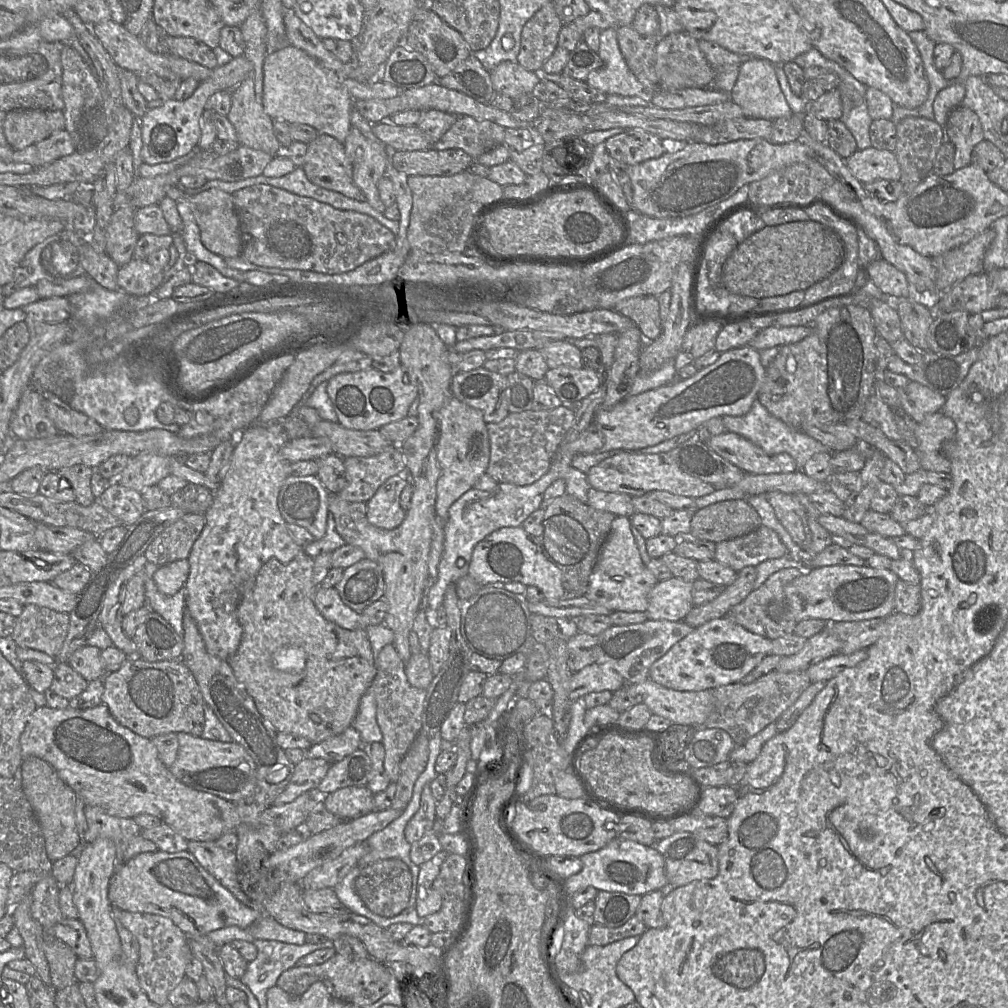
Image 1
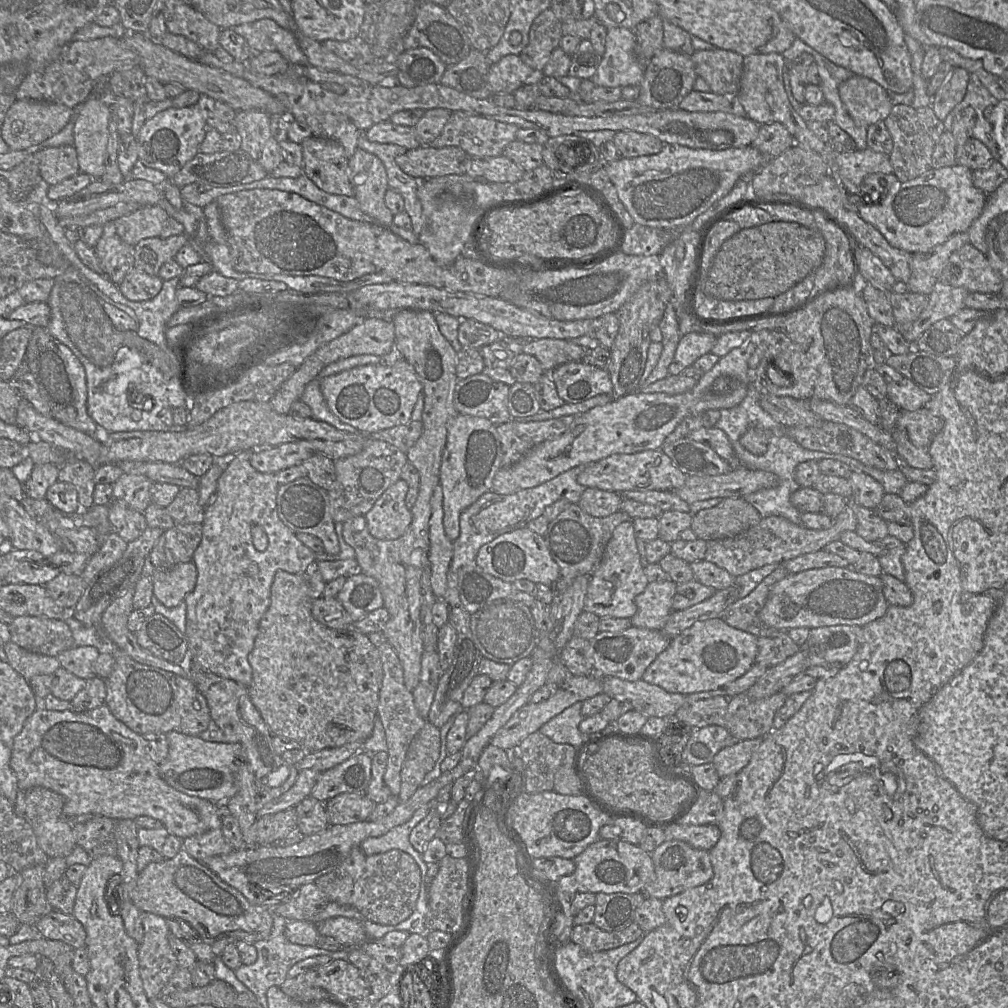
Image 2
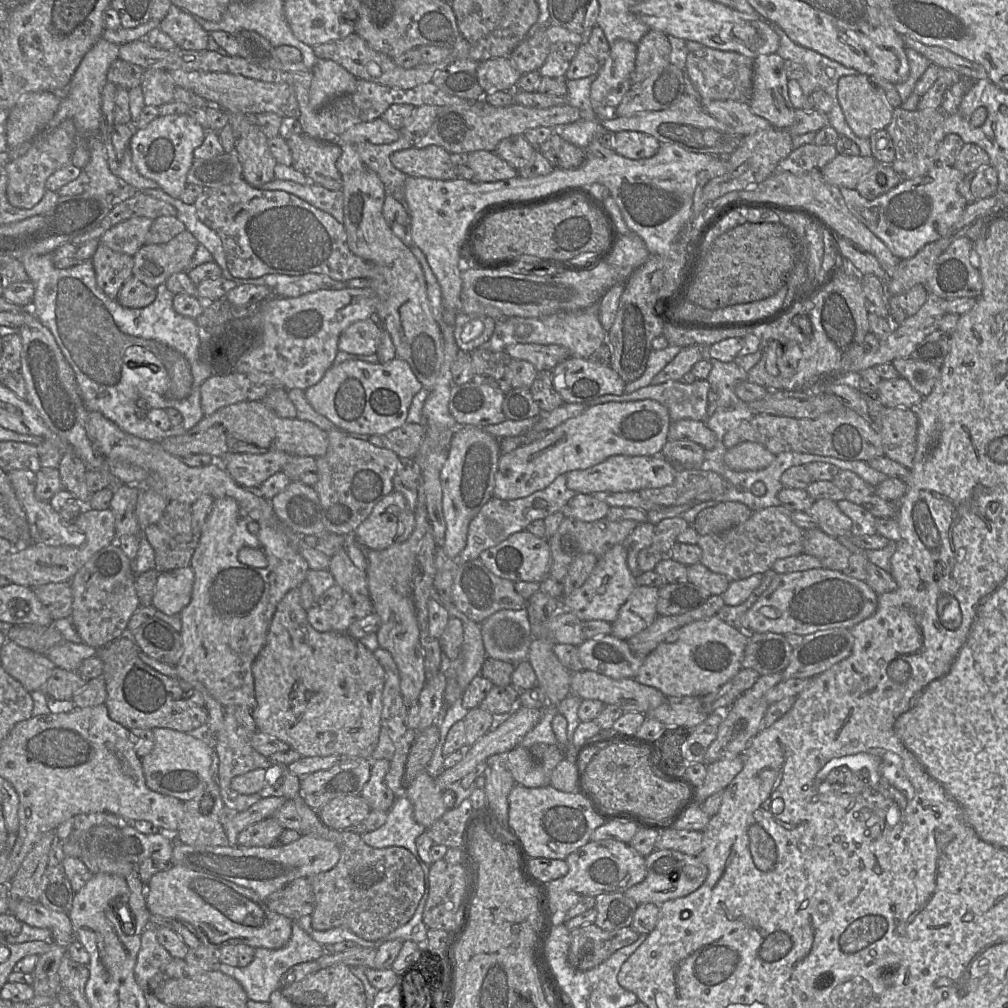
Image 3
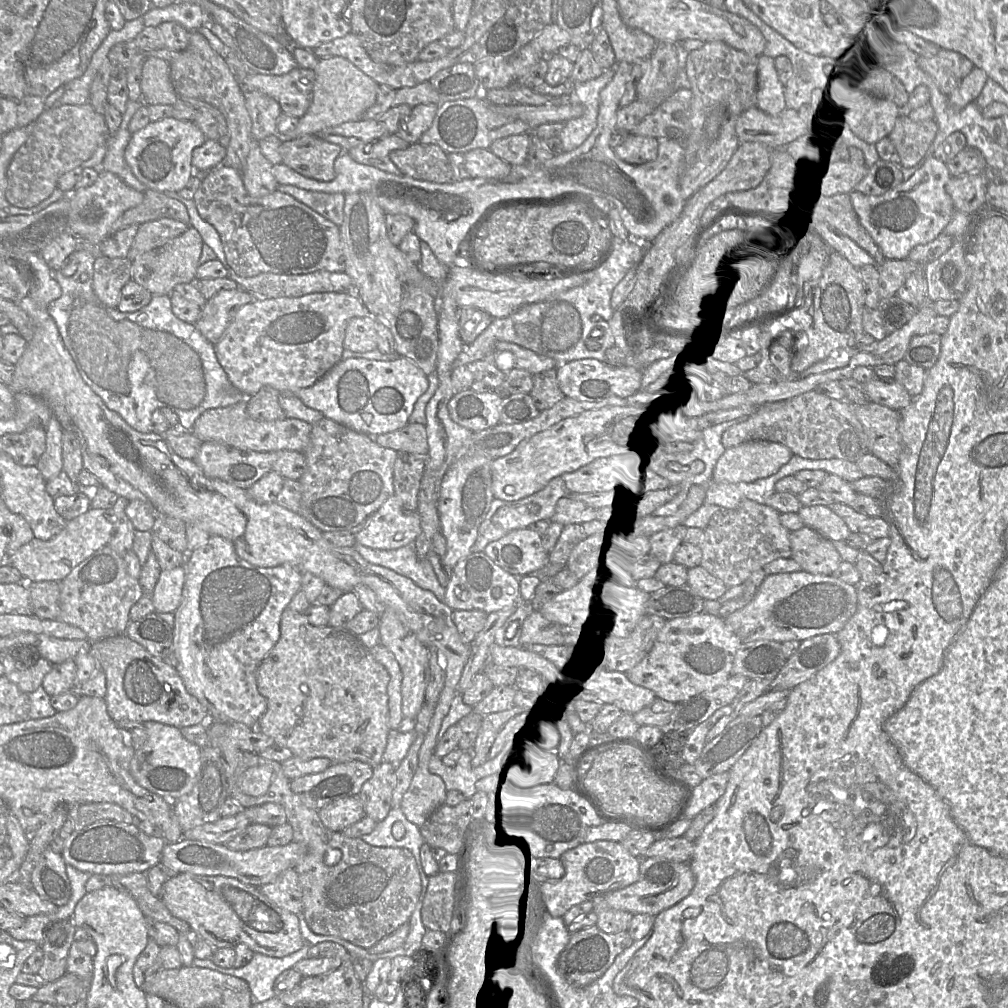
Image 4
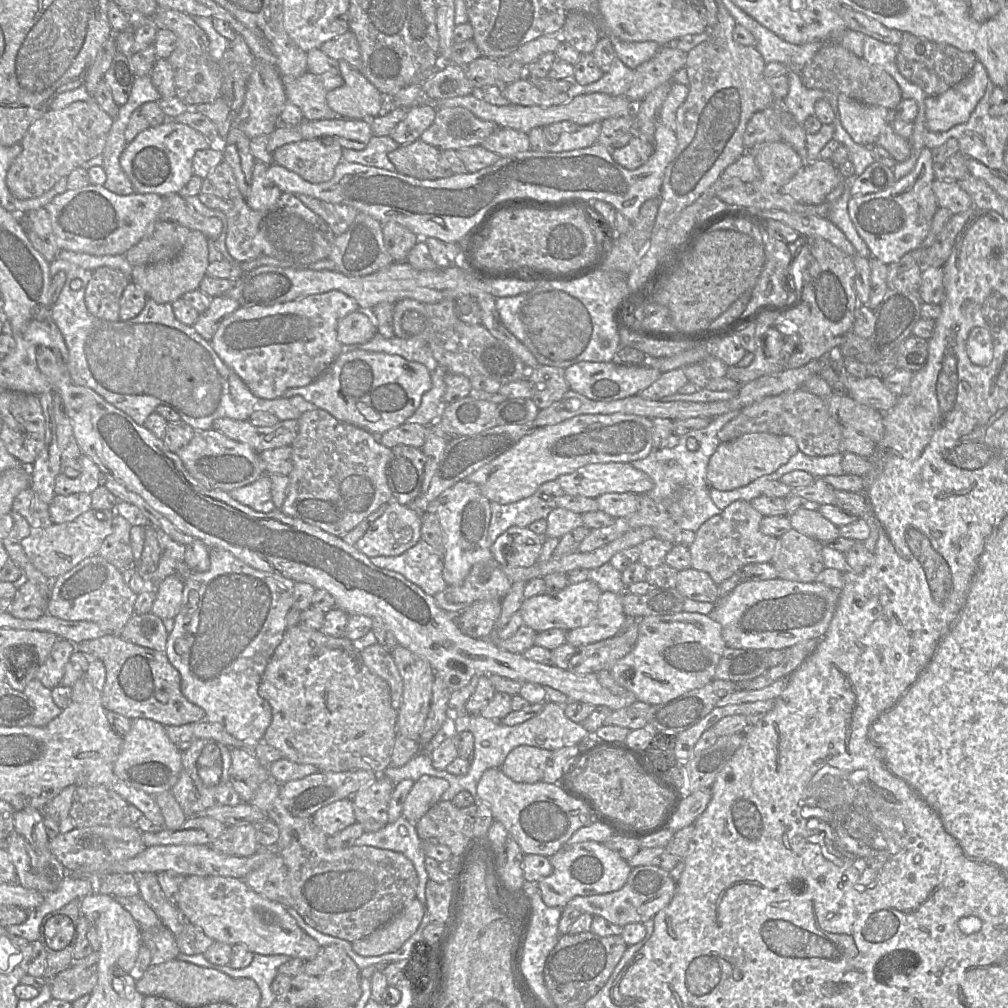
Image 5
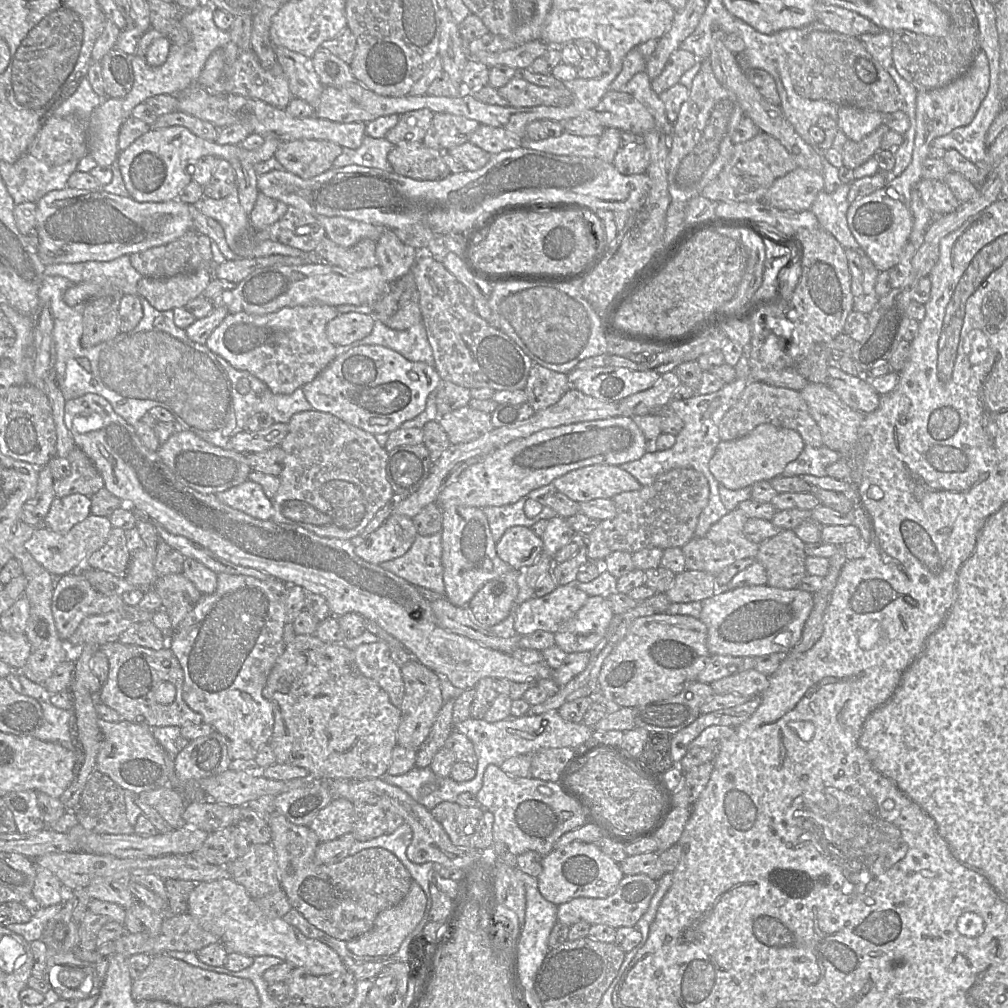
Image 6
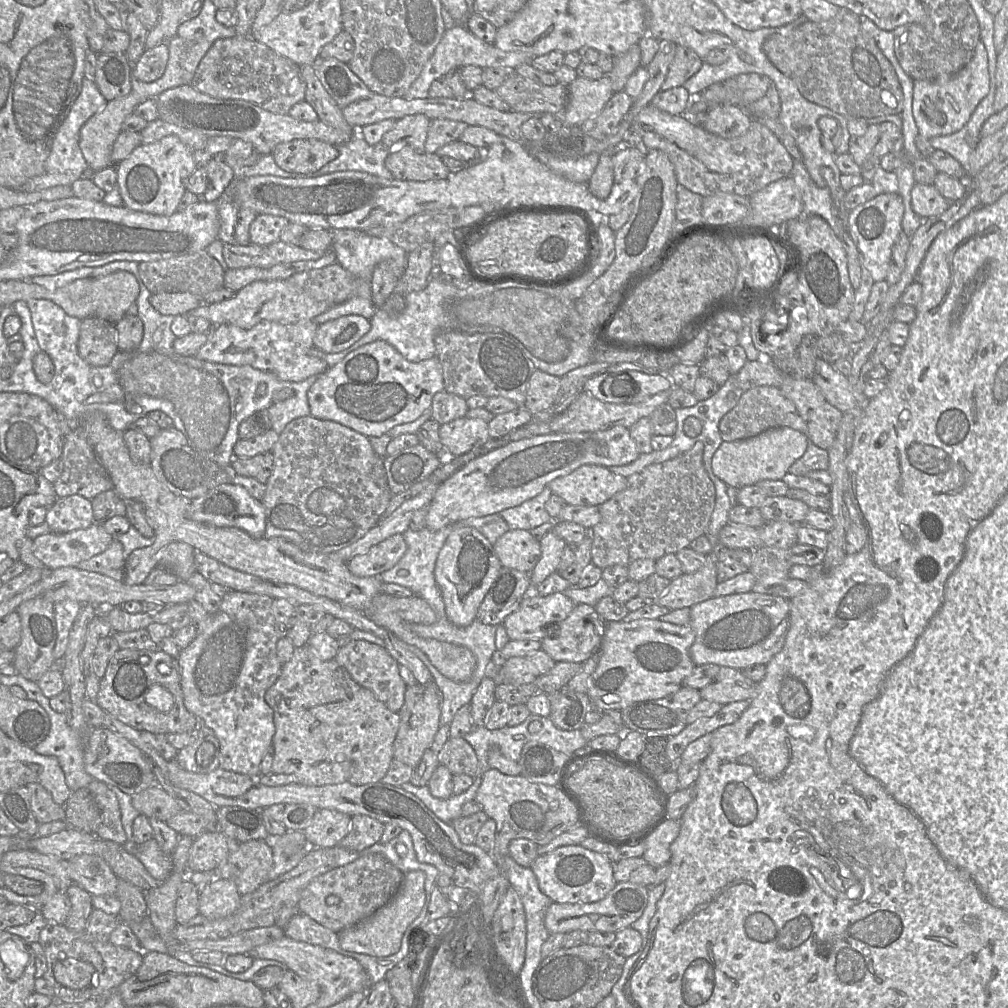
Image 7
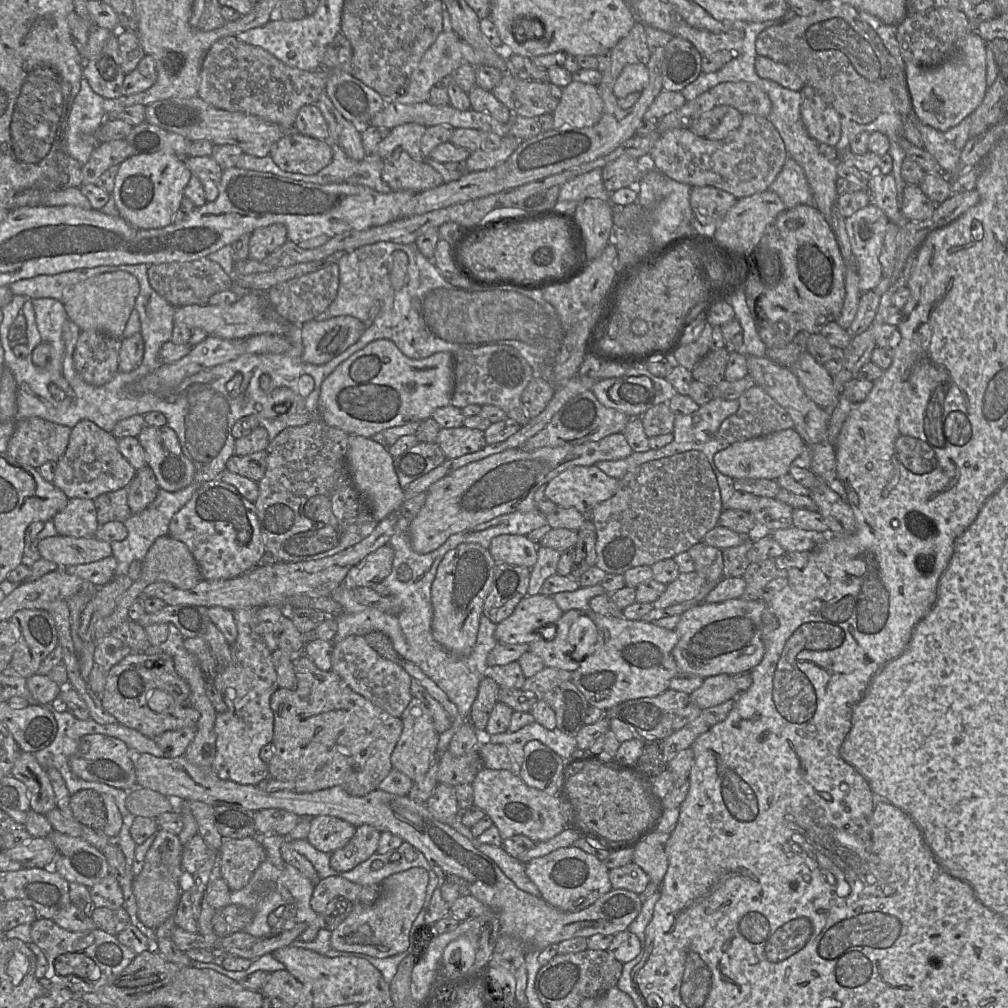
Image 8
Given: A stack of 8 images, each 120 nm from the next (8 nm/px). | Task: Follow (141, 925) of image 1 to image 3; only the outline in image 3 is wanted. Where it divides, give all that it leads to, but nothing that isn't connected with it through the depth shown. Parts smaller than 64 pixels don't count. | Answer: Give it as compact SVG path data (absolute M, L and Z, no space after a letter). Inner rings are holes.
M148 926L141 937L141 948L134 969L135 979L145 994L151 992L150 979L163 972L172 959L171 954L159 943L156 927Z

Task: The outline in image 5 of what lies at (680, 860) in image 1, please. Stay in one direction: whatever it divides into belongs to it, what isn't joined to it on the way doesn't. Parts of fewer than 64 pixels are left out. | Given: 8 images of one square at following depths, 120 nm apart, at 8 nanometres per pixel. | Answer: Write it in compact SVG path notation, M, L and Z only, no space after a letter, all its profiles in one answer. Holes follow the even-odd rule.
M653 865L632 868L625 885L617 891L605 894L576 896L567 906L576 908L582 913L601 916L609 922L624 927L629 923L645 923L665 908L676 891L675 882L670 872Z

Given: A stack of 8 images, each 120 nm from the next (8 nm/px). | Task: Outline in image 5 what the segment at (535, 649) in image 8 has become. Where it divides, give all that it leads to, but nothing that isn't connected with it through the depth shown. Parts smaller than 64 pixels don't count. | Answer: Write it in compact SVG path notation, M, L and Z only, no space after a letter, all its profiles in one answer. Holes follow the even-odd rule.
M602 592L594 618L584 627L568 630L566 643L580 648L611 638L623 629L627 619L621 603L621 593Z

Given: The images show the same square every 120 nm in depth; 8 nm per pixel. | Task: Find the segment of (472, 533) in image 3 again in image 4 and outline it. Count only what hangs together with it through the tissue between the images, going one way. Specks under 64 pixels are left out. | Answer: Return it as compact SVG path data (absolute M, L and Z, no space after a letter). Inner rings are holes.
M558 476L549 481L542 490L518 501L507 502L494 498L485 519L479 526L478 536L472 547L472 552L484 552L489 543L501 539L513 530L528 528L532 523L539 520L549 521L554 514L558 500L568 498L571 495L572 492L568 490L563 479Z

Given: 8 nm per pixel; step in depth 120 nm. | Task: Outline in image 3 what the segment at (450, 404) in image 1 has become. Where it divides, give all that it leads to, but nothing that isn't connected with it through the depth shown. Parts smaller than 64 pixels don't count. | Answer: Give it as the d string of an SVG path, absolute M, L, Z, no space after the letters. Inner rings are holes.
M459 426L456 429L440 475L443 514L446 521L443 548L447 556L453 560L458 559L466 546L469 523L494 495L495 475L501 456L500 440L483 428Z

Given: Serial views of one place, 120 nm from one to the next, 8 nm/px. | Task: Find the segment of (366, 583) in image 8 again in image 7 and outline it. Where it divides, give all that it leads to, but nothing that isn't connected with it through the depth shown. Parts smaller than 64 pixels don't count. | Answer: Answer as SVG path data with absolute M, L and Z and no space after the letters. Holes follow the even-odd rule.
M398 533L374 545L367 553L353 557L347 563L348 569L358 577L379 576L396 565L406 550L403 534Z

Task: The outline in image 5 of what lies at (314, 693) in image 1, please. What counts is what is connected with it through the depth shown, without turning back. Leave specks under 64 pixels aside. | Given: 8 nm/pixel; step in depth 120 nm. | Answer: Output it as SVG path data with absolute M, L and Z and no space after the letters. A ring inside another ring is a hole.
M300 624L287 628L265 668L258 693L272 709L272 721L262 741L278 749L284 758L312 764L323 772L368 770L380 775L391 765L398 711L391 705L389 685L367 668L361 652L346 637L329 636Z

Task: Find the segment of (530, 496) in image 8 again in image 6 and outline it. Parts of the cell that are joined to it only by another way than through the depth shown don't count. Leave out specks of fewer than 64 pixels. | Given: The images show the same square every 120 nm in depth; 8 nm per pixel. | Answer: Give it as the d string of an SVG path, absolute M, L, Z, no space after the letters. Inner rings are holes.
M616 416L607 419L578 422L547 428L525 438L516 439L471 465L439 495L437 504L443 507L471 506L485 508L513 504L532 490L552 483L570 471L594 464L620 466L640 459L646 453L646 440L634 418Z

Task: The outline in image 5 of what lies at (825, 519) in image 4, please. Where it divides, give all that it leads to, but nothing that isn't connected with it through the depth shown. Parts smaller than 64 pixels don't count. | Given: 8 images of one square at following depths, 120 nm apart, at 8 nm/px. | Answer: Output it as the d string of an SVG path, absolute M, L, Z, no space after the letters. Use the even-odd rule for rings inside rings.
M798 509L789 516L792 529L821 543L839 537L839 527L818 510Z

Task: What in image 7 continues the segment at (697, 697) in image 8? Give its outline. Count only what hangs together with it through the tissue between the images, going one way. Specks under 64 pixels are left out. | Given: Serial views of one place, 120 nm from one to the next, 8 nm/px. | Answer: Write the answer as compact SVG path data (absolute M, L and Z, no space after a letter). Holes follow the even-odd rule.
M721 667L715 680L699 692L701 699L726 705L741 700L751 700L757 693L758 683L732 667Z

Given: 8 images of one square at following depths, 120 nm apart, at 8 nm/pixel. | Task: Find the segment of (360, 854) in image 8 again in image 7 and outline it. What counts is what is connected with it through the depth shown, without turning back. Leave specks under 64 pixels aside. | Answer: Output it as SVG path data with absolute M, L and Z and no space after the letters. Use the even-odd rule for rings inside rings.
M365 815L351 817L351 825L340 846L352 851L362 851L381 840L384 824Z

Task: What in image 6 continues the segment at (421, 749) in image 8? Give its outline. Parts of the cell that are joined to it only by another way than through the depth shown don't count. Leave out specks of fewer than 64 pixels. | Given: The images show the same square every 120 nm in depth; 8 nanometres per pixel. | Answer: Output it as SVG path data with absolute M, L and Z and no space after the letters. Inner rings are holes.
M411 659L401 668L404 681L404 698L400 706L401 717L397 731L397 744L408 749L418 750L428 737L437 715L444 703L437 673Z

